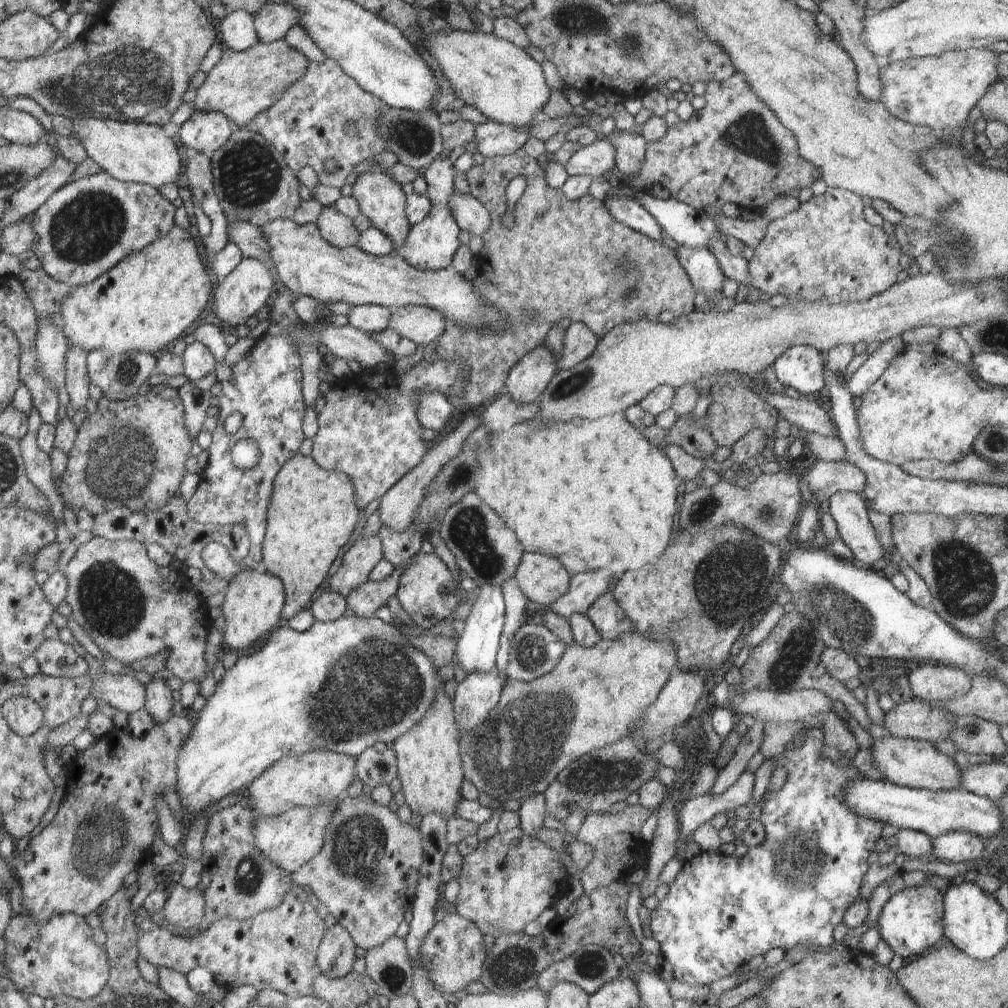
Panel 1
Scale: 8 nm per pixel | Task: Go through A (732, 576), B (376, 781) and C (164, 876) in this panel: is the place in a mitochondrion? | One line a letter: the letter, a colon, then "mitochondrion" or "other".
A: mitochondrion
B: other
C: other

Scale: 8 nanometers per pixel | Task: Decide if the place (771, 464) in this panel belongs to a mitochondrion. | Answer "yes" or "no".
no

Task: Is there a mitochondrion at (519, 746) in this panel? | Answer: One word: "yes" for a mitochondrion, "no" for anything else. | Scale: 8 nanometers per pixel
yes

